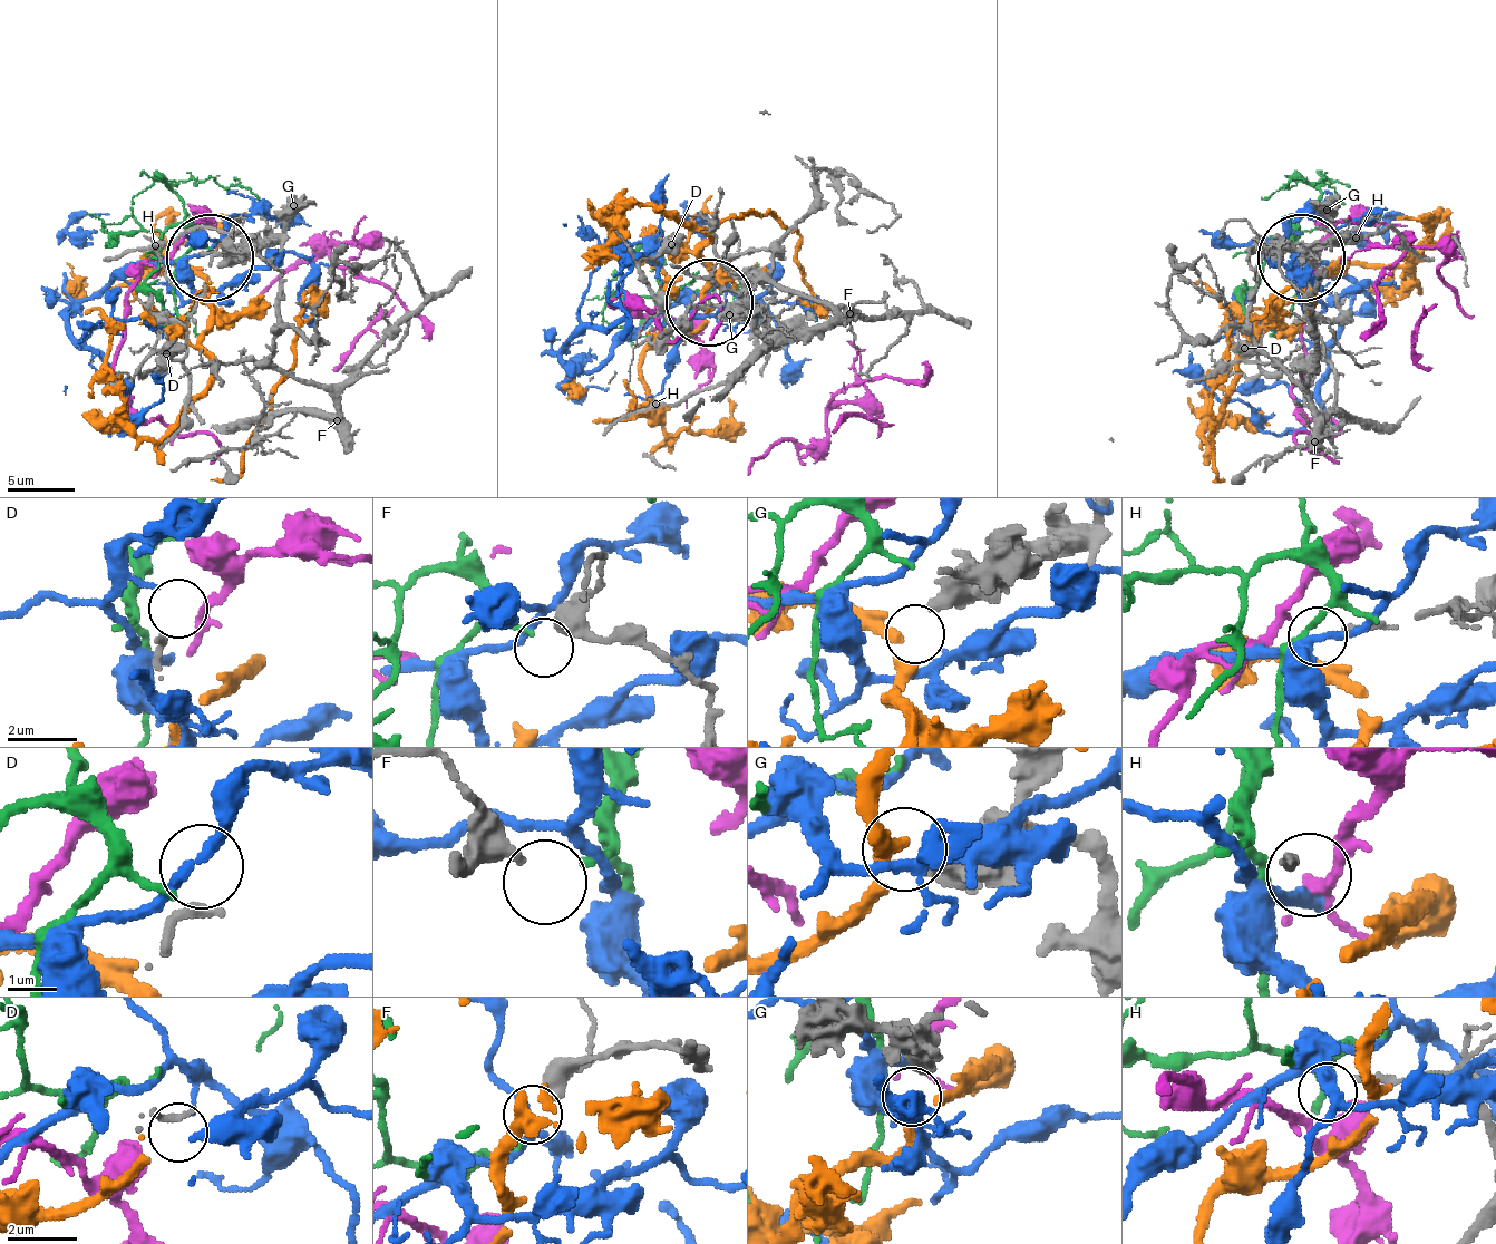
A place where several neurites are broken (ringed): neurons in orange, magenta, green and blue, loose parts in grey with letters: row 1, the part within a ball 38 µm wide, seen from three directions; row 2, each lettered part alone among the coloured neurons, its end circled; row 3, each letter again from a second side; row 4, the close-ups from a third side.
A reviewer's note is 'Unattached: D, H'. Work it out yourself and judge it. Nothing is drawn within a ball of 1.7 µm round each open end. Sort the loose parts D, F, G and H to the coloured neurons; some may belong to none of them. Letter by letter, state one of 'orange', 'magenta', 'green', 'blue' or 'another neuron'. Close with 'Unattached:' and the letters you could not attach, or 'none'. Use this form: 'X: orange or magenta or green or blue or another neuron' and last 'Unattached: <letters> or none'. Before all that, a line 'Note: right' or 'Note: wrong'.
Note: right
D: another neuron
F: green
G: orange
H: another neuron
Unattached: D, H

